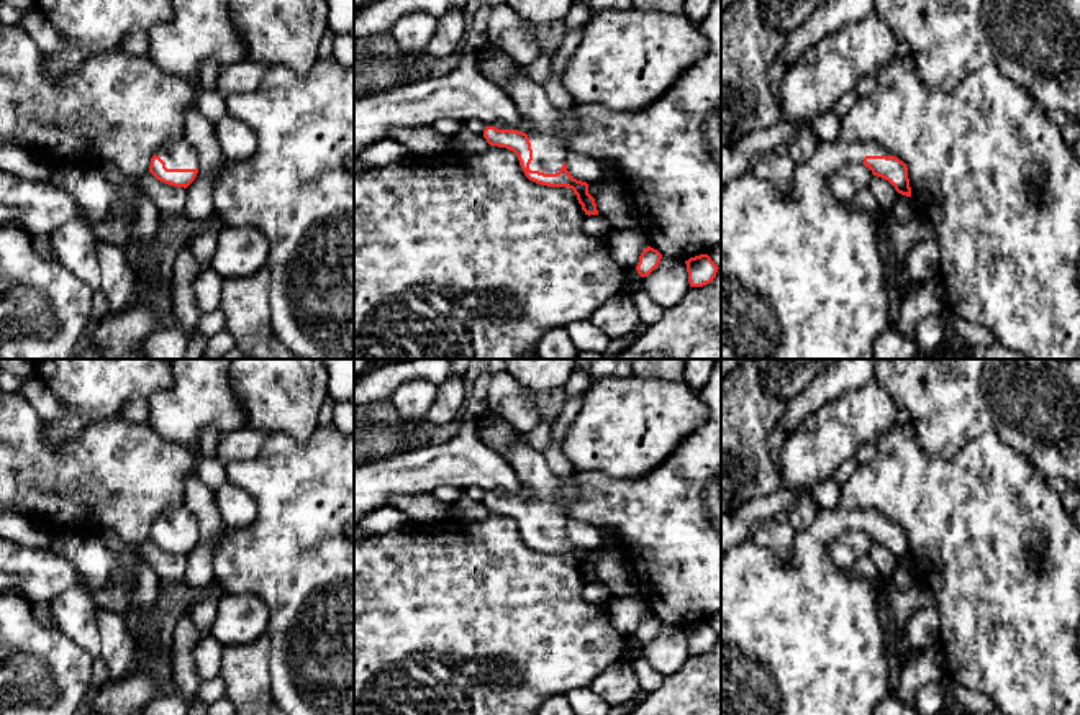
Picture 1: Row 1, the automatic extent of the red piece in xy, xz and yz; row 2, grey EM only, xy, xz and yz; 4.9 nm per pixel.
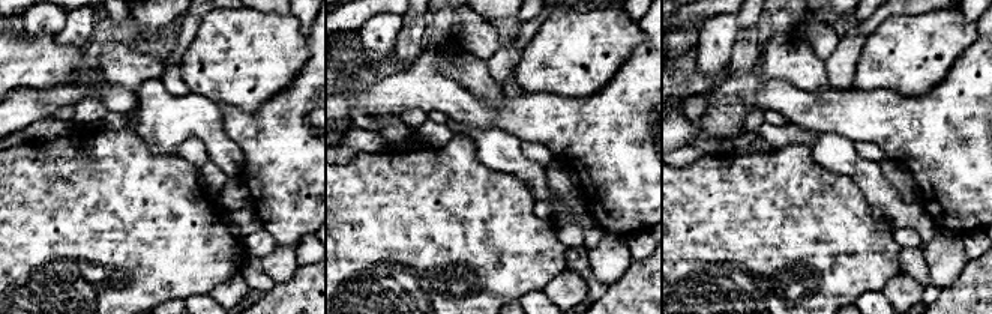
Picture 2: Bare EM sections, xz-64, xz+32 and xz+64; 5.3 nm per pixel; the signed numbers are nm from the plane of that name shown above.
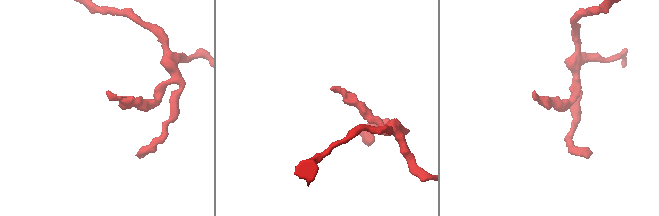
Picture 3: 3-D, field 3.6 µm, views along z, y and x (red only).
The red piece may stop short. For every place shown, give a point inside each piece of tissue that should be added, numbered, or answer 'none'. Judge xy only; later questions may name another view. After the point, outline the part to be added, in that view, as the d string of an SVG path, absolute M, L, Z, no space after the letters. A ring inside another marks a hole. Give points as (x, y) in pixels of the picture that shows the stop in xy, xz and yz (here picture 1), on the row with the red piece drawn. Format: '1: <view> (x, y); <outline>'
1: xy (177, 153); M175 138L166 141L157 151L167 169L200 169L197 149L187 138Z

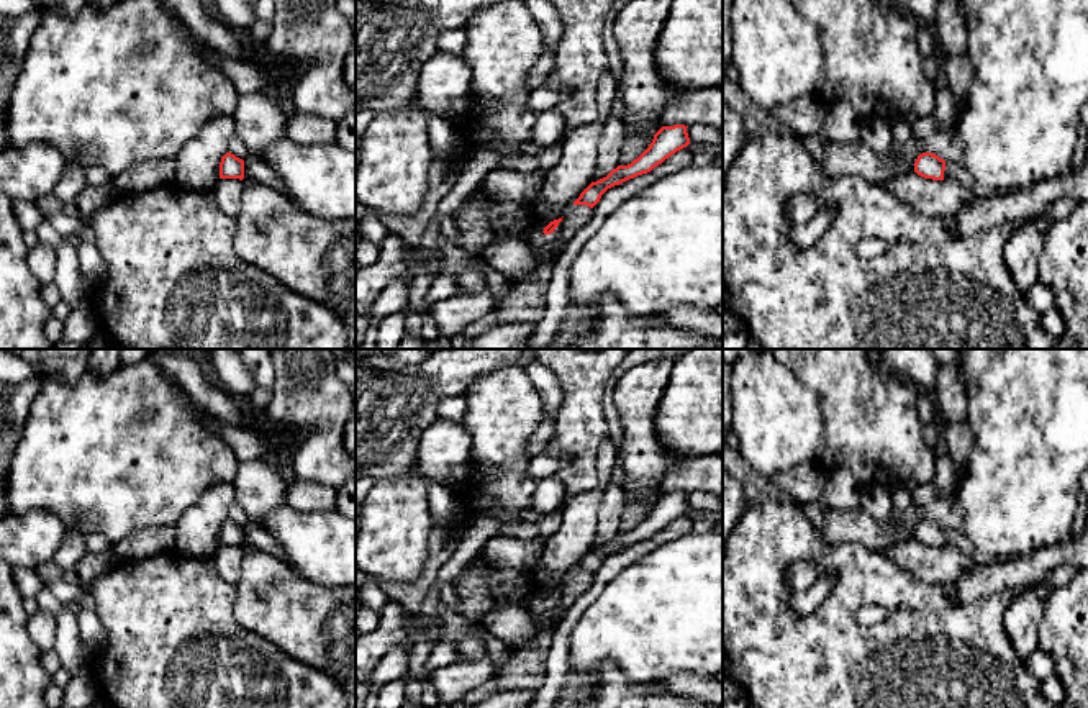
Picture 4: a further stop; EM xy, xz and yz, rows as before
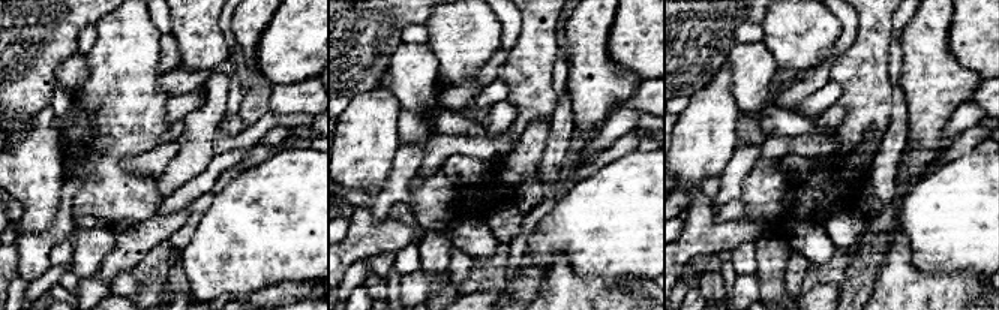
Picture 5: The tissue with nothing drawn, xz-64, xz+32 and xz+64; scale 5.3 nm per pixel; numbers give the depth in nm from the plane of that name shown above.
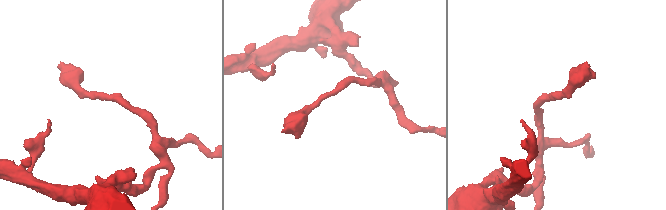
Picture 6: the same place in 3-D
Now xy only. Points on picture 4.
none

